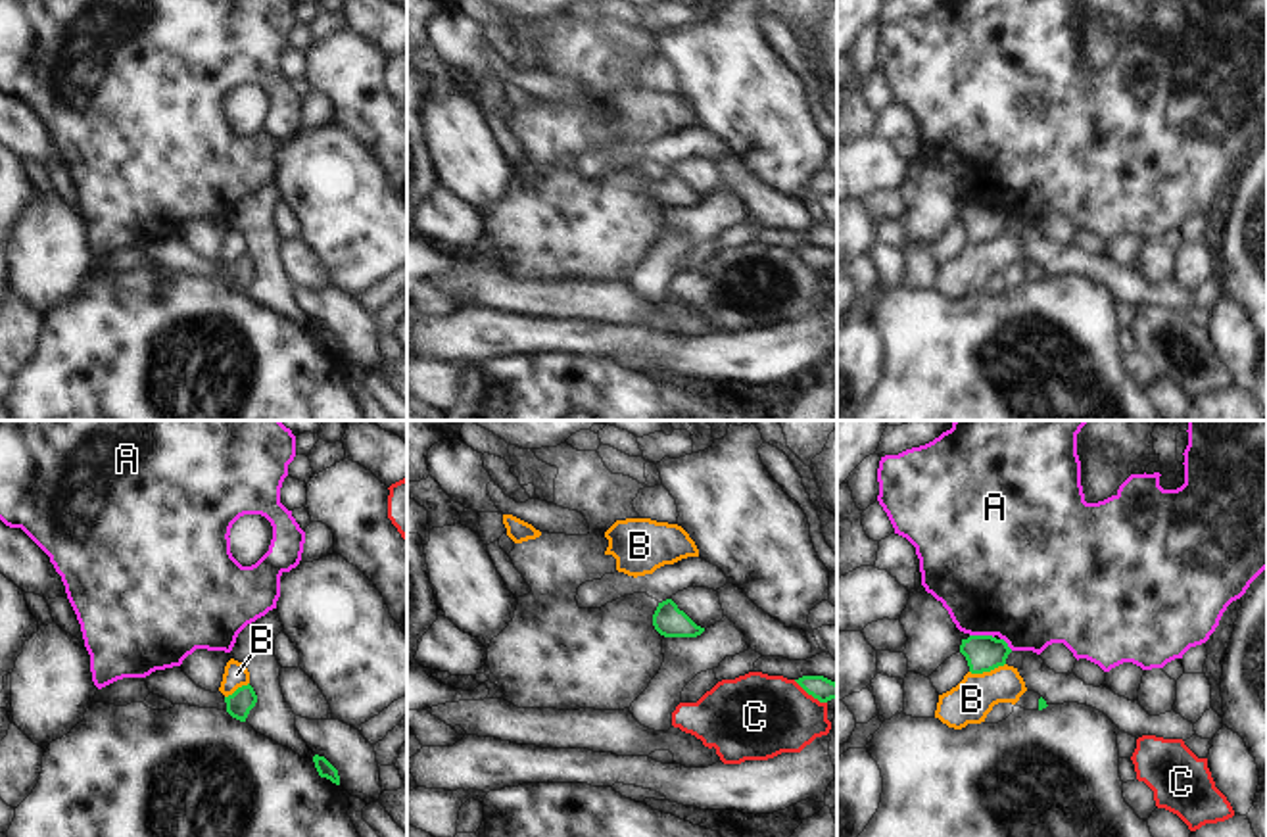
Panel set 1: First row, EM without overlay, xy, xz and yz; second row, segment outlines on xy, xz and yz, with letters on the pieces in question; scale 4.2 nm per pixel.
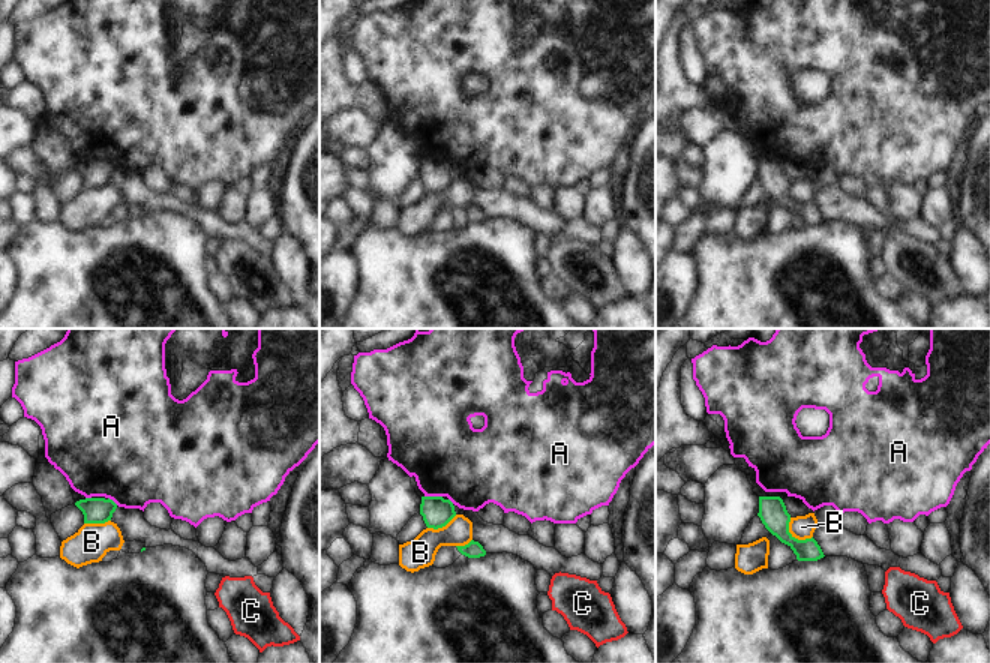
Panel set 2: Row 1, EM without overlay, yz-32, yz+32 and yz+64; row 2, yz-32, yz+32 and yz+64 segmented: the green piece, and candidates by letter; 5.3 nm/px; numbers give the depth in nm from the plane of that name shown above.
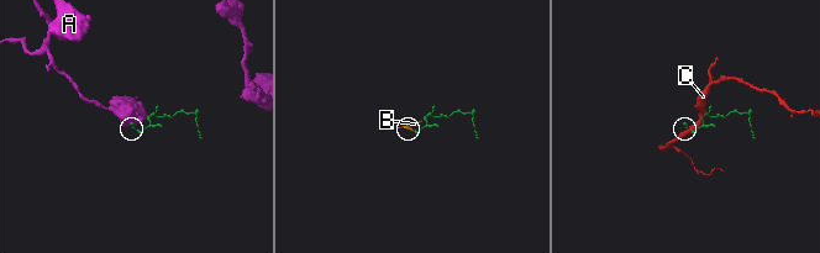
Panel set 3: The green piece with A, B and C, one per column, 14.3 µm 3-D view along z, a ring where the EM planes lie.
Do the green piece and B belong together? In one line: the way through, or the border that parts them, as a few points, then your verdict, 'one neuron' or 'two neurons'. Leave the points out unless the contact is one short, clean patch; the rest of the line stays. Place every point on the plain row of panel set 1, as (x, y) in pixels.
border yz (1004, 233), (989, 240), (970, 242); two neurons

